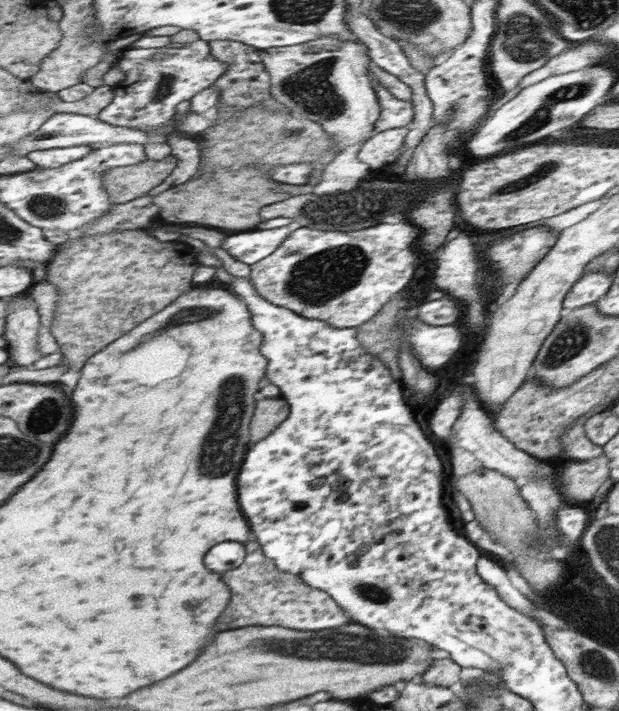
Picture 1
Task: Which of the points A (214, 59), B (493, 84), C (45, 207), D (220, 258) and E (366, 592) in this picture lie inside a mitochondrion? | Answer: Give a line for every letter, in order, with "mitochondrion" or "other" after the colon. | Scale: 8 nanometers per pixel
A: other
B: other
C: mitochondrion
D: other
E: mitochondrion

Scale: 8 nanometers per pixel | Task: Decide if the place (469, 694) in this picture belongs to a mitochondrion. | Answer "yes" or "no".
yes

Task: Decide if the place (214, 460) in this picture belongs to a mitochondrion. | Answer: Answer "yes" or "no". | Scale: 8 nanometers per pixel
yes

